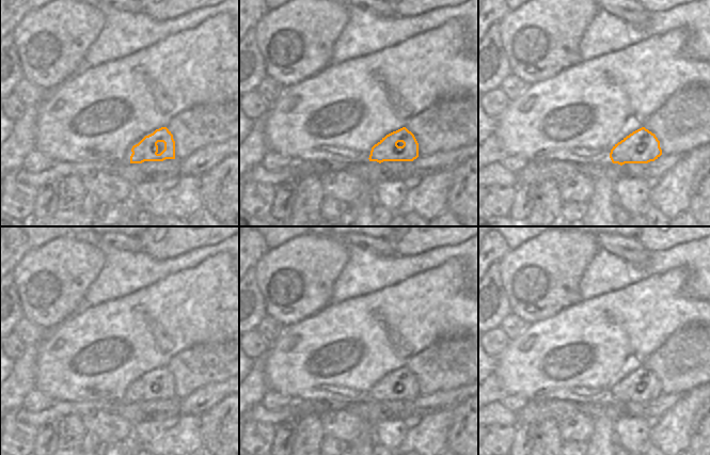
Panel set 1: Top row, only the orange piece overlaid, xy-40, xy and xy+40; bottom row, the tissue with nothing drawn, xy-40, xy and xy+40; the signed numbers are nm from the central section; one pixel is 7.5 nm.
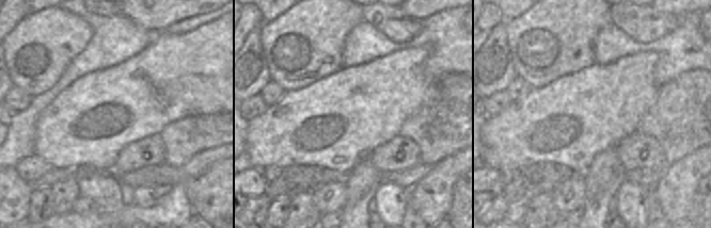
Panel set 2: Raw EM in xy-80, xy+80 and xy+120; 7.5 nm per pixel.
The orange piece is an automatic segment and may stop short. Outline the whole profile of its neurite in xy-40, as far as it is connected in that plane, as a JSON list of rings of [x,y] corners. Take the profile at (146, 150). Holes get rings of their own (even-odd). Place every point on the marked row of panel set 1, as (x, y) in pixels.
[[[167,127],[148,131],[136,140],[127,150],[123,163],[163,161],[175,159],[175,141]]]

